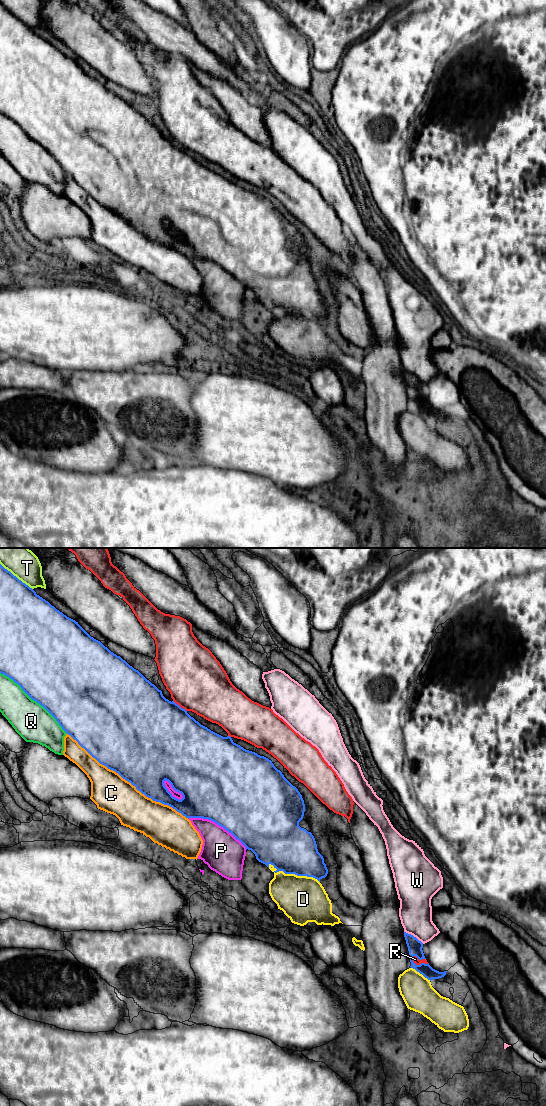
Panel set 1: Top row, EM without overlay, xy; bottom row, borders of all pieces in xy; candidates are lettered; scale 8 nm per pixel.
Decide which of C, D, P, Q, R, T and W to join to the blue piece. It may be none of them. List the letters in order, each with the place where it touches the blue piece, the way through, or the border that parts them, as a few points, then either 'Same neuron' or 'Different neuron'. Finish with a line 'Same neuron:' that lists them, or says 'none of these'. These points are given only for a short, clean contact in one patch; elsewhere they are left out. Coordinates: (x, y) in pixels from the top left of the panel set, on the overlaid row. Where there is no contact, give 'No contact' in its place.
C: Touches blue at xy (128, 781). Different neuron
D: Touches blue at xy (293, 873). Different neuron
P: Touches blue at xy (218, 824). Different neuron
Q: Touches blue at xy (35, 700). Different neuron
R: Touches blue at xy (420, 964). Different neuron
T: Touches blue at xy (15, 576). Different neuron
W: Touches blue at xy (413, 936). Boundary: xy (404, 931), (412, 934), (423, 943). Different neuron
Same neuron: none of these

